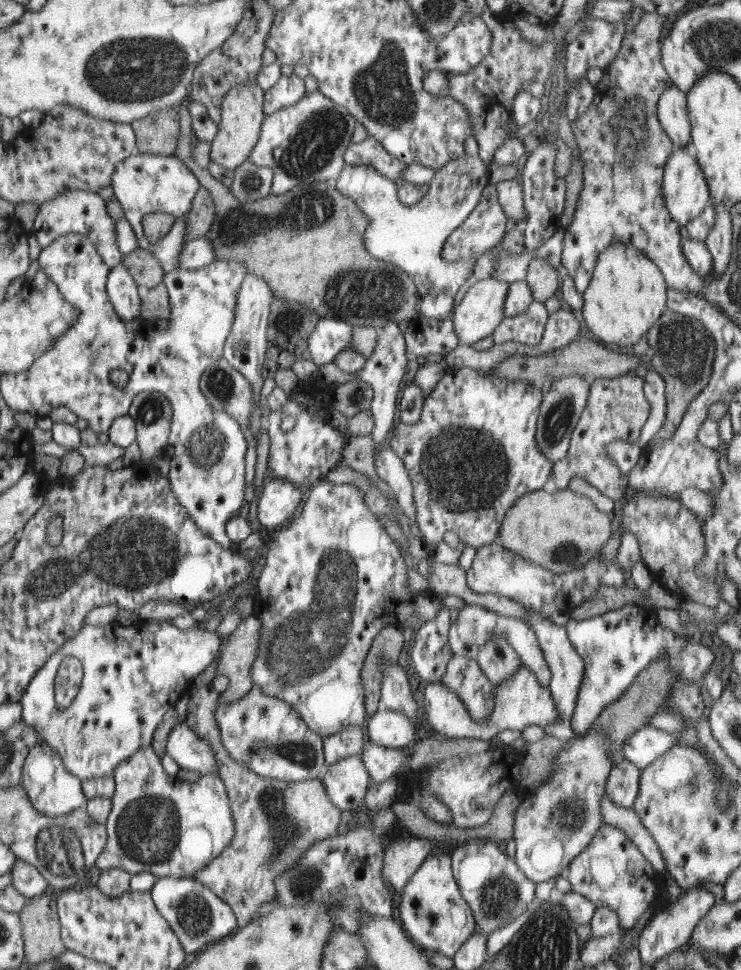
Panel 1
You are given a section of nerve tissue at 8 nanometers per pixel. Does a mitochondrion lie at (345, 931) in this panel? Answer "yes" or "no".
no

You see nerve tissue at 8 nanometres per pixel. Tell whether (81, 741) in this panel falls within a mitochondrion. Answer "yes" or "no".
yes

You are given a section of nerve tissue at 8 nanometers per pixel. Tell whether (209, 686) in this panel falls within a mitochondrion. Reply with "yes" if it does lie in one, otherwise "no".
no

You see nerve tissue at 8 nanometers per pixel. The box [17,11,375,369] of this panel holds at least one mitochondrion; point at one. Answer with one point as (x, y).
(127, 70)

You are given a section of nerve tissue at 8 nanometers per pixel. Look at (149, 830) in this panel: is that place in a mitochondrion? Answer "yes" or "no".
yes

